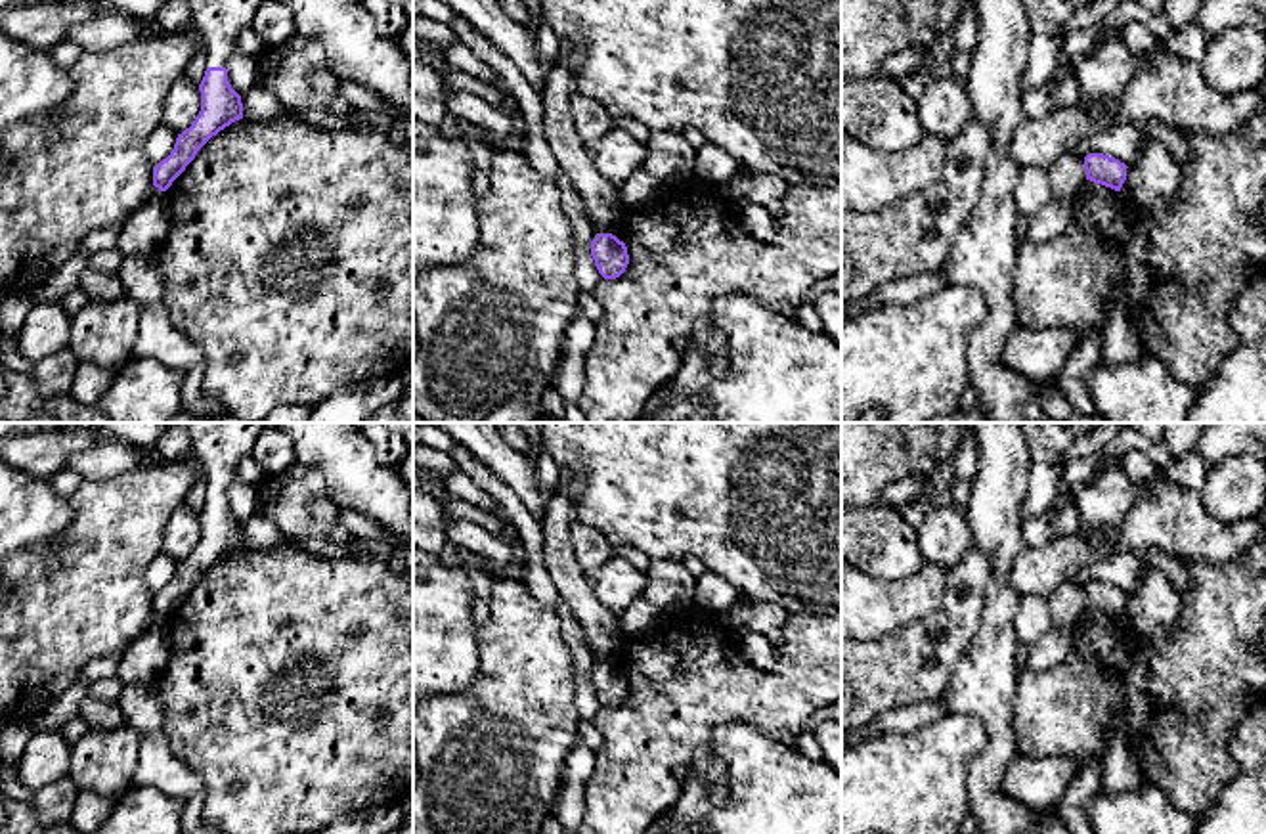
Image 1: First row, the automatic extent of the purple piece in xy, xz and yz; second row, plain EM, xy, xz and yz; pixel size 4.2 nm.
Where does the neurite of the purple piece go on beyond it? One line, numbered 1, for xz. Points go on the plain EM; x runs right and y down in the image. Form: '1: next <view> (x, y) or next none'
1: next none

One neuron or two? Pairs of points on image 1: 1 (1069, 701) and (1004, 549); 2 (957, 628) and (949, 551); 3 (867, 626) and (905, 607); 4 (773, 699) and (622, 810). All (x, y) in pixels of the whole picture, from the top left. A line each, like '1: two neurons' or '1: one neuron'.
1: two neurons
2: two neurons
3: one neuron
4: one neuron

